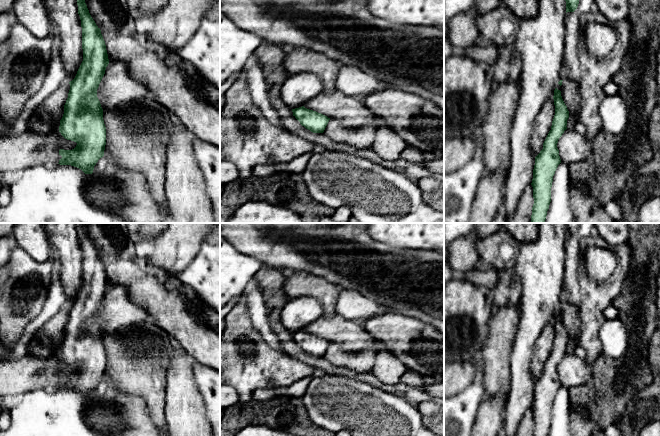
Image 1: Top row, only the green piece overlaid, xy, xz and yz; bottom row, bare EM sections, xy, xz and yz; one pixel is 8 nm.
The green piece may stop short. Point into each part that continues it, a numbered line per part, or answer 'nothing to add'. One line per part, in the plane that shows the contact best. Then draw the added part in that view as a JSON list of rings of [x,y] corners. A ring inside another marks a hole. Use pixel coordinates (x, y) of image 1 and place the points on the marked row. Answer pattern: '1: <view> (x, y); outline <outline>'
nothing to add

